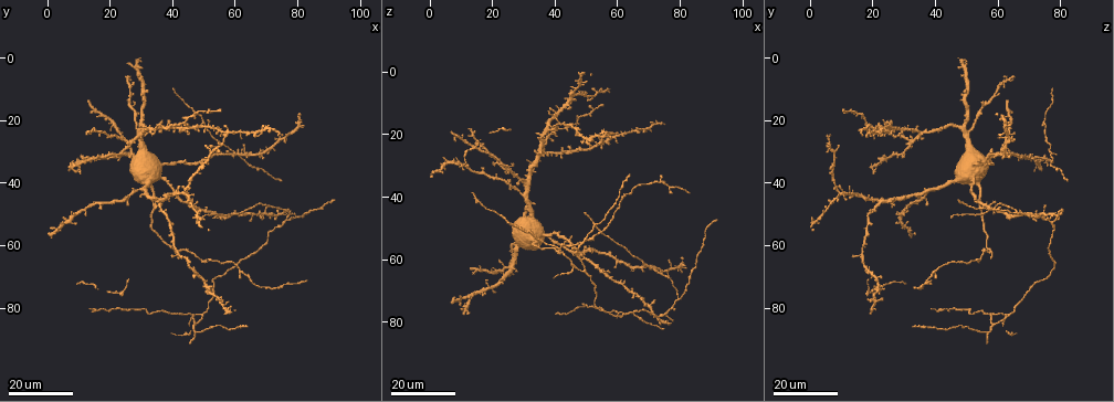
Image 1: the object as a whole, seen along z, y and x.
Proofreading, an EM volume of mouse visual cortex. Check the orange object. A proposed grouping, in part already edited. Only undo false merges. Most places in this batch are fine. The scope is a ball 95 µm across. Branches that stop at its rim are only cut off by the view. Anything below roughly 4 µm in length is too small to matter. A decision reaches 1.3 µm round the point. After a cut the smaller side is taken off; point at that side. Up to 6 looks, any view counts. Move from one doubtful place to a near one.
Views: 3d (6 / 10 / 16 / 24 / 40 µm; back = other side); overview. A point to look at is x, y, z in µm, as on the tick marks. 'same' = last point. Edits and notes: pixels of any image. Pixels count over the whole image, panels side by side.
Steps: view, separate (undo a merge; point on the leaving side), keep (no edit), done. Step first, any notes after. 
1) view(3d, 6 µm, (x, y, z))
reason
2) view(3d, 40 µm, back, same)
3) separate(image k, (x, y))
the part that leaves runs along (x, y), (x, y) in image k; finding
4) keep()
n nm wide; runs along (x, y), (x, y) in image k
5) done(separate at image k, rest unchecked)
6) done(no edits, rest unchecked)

view(3d, 16 µm, (49, 20, 75))
side arm on a straight run

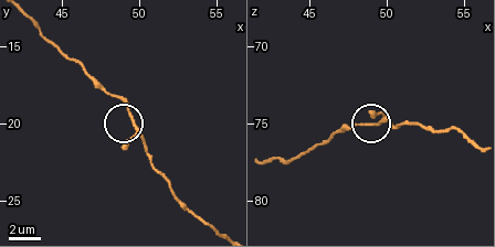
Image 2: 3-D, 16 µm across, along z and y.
view(3d, 6 µm, (49.8, 19.6, 75.0))

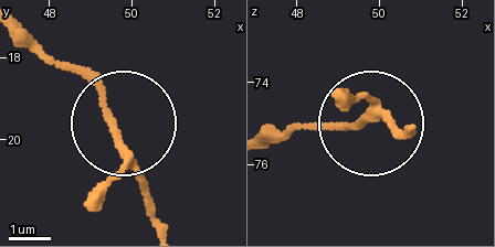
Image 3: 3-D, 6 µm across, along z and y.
view(3d, 6 µm, back, (49.60, 19.80, 74.95))

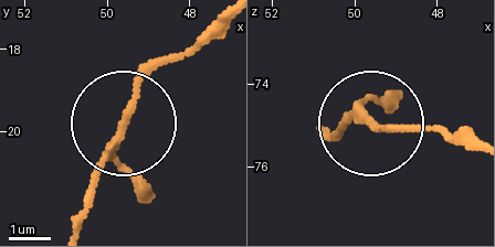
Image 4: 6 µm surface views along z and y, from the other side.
keep()
3 arms; runs along (73, 225), (133, 98), (186, 49) in image 4; continuous, no second neuron

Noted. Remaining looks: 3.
view(3d, 24 µm, (46, 18, 17))
three arms meet

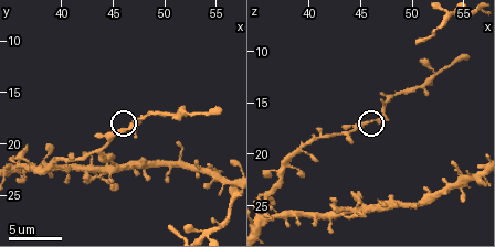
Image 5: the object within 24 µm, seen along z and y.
view(3d, 6 µm, (46.2, 18.6, 17.0))

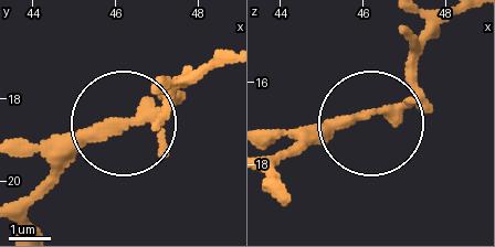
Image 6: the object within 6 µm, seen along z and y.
keep()
220 nm wide; all the same neuron

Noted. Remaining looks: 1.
done(no edits, rest unchecked)

